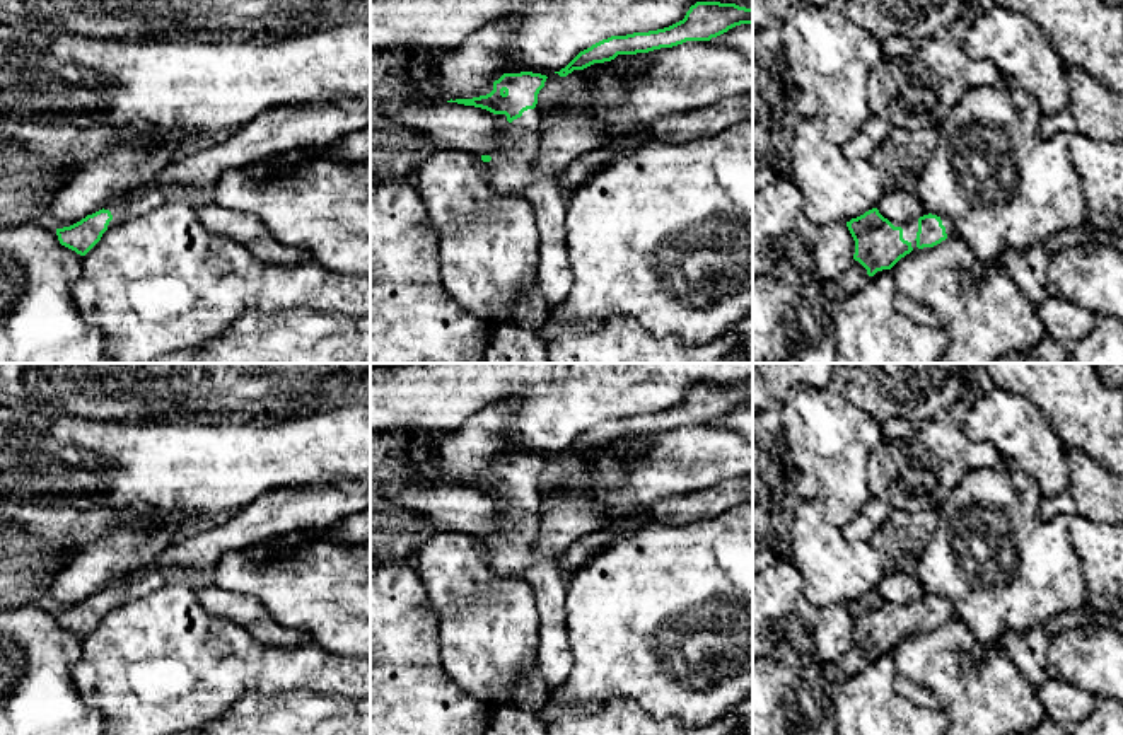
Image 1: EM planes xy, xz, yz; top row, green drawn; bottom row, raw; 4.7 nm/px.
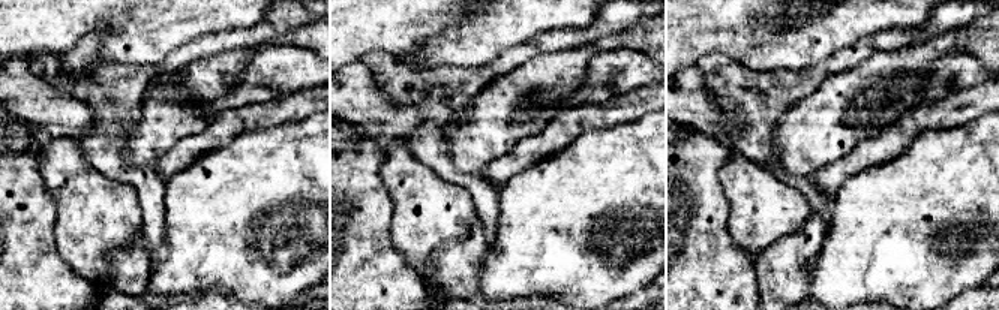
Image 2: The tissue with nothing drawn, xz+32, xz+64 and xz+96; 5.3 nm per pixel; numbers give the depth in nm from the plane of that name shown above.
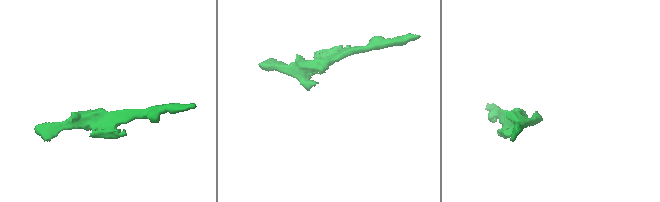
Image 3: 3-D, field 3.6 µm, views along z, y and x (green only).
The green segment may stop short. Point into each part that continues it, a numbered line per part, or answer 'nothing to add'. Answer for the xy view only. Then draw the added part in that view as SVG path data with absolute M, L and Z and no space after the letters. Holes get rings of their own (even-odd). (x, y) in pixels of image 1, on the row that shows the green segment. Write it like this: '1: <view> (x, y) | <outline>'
1: xy (122, 212) | M154 188L152 191L145 193L142 198L137 198L133 201L108 205L104 210L109 210L113 215L108 230L157 210L169 198L172 198L171 193L160 188Z

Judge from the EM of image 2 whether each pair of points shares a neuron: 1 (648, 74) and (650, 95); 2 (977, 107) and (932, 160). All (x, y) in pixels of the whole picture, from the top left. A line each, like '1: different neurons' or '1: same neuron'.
1: different neurons
2: different neurons

